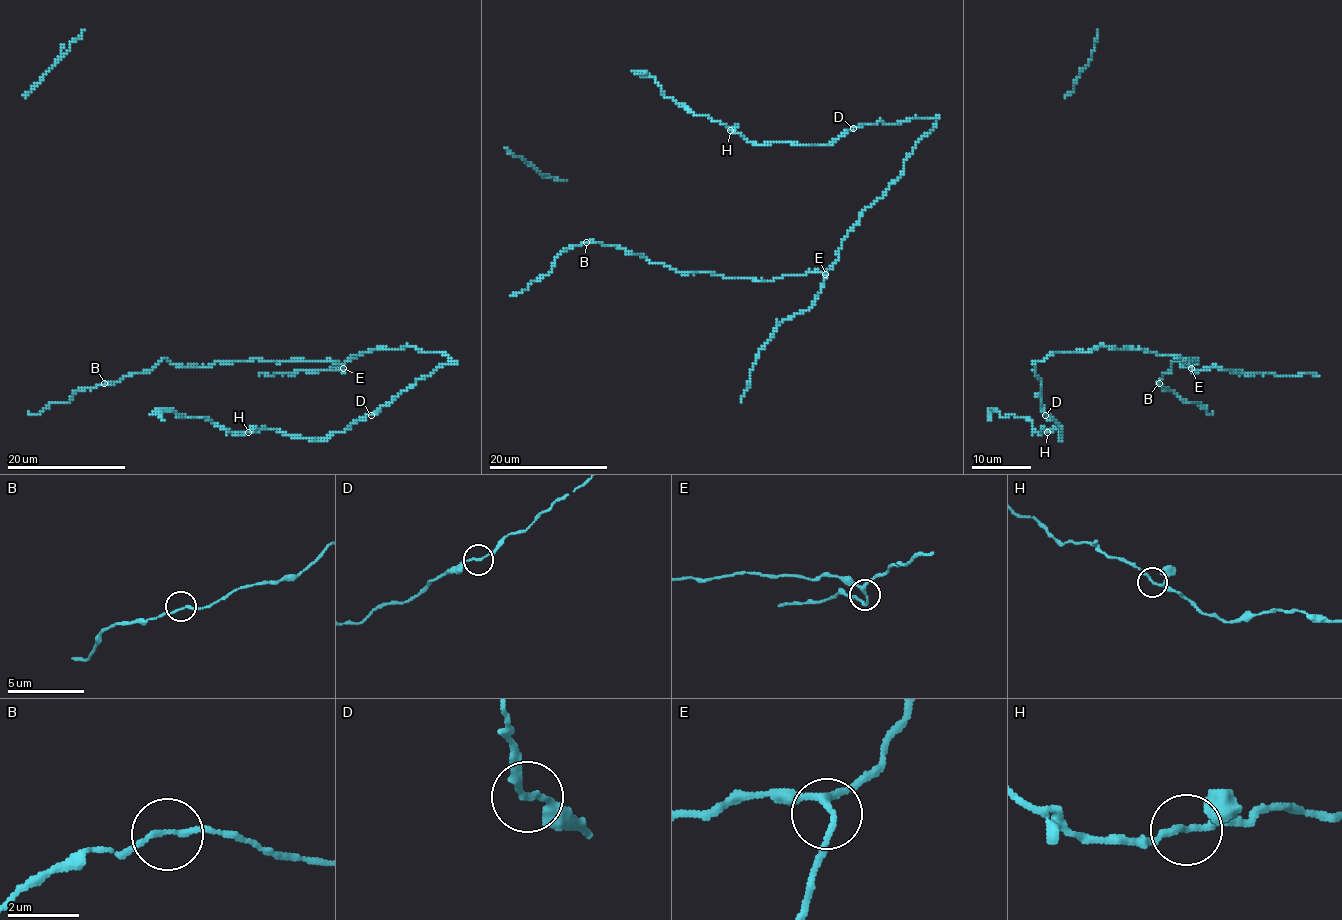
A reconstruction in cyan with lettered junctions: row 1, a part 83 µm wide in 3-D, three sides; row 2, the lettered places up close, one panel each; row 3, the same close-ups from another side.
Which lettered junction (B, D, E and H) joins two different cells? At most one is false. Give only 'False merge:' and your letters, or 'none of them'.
False merge: none of them

